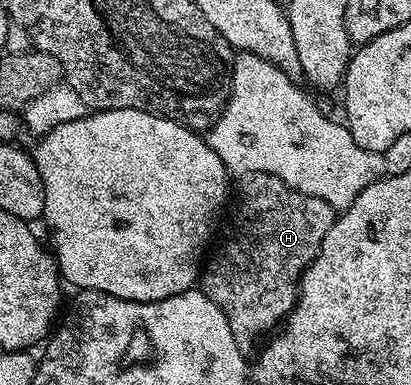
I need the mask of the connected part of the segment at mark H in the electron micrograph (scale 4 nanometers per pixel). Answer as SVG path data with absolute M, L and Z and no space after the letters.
M254 173L242 181L245 182L237 193L233 214L225 225L225 238L214 251L213 258L206 265L204 262L199 285L211 299L211 303L215 303L219 311L227 315L227 323L238 345L242 350L249 351L256 337L264 338L272 334L293 312L297 304L301 275L317 258L323 239L333 226L335 211L323 199L315 199L311 195L295 191L275 175Z

